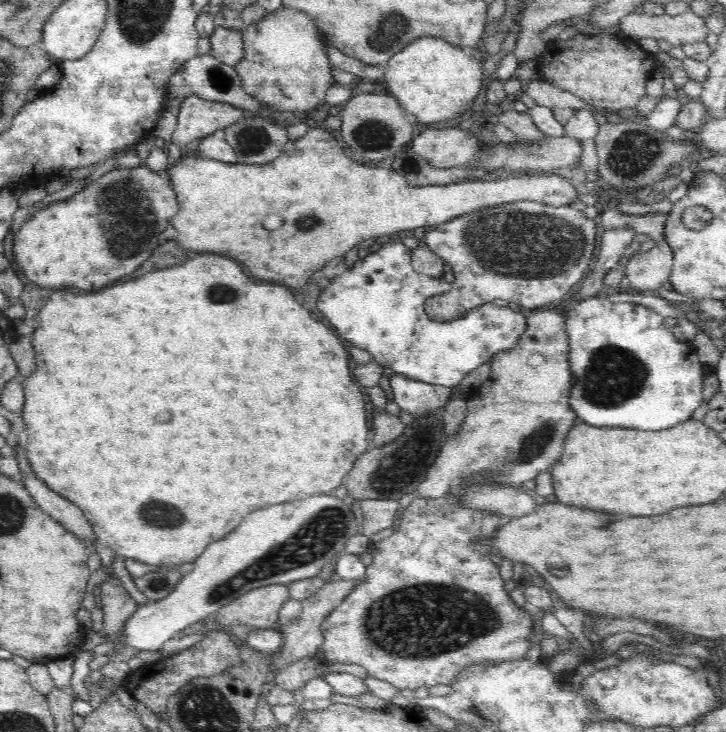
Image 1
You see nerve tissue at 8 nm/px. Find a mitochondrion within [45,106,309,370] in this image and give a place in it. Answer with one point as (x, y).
(128, 217)

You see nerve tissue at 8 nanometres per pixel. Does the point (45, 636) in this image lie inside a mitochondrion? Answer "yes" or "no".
no

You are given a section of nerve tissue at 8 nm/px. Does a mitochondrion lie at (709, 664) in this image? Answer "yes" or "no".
no

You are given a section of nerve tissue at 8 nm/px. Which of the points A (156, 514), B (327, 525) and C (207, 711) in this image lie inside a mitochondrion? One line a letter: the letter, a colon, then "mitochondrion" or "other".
A: mitochondrion
B: mitochondrion
C: mitochondrion

